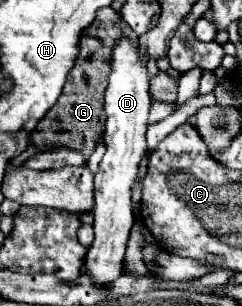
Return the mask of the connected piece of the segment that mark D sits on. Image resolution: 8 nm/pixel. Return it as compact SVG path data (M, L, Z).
M122 35L116 39L110 55L110 77L106 89L106 155L96 173L94 189L94 229L96 239L86 255L88 273L98 285L110 285L122 273L124 251L128 233L134 225L132 215L132 183L138 177L138 165L146 153L146 129L148 129L148 111L150 111L150 93L148 93L148 69L142 47Z

